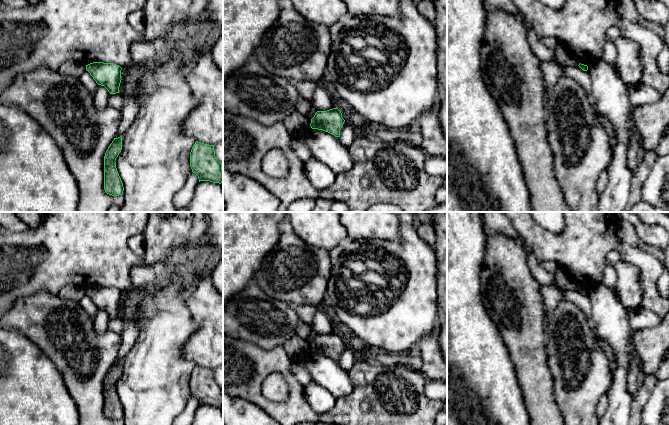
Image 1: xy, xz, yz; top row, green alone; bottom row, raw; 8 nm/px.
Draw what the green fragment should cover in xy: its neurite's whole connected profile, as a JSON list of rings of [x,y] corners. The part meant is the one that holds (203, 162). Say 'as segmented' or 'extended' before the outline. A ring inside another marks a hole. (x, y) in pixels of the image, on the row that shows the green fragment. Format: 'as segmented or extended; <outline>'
as segmented; [[[196,141],[190,152],[190,167],[200,181],[223,182],[222,163],[215,157],[214,145]]]

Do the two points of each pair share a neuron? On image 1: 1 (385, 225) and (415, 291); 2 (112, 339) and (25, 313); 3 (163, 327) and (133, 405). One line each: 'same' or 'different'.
1: different
2: same
3: same

